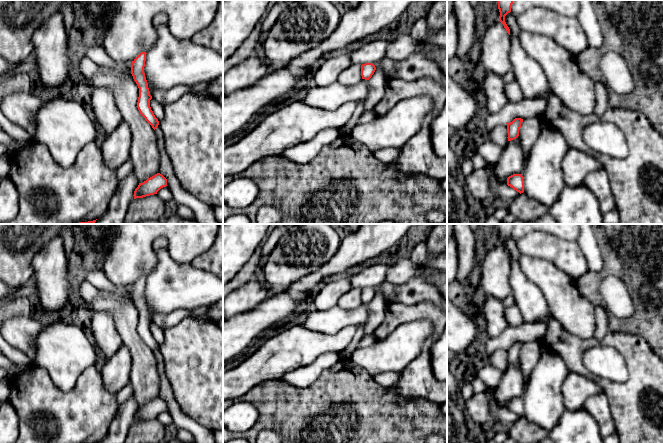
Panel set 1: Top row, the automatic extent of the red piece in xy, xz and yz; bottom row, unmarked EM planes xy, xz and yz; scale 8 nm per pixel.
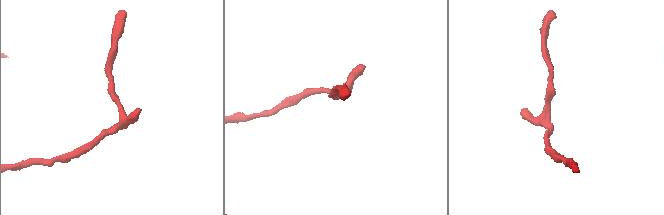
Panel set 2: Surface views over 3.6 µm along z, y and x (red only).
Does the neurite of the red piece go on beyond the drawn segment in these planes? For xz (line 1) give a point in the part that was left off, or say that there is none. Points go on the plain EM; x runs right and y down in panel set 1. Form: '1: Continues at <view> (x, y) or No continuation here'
1: No continuation here

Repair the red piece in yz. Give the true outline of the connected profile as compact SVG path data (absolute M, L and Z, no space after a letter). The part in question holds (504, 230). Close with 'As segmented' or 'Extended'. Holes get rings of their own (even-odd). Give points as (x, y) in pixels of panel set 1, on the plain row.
M498 224L498 233L500 236L499 245L503 248L507 257L510 259L510 253L505 246L505 240L511 236L511 231L514 224Z. As segmented

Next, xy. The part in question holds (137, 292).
M141 276L132 285L131 298L139 312L139 321L138 321L138 326L137 326L137 332L140 336L140 338L145 342L145 344L155 354L159 349L159 345L155 341L155 339L150 331L150 324L152 323L152 320L150 319L148 307L147 307L145 297L144 297L146 278L147 278L146 276Z. As segmented

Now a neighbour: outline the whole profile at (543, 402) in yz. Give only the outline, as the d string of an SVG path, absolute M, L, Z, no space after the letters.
M548 351L539 358L522 397L527 421L548 433L554 429L566 409L562 386L568 374L567 364L559 354Z

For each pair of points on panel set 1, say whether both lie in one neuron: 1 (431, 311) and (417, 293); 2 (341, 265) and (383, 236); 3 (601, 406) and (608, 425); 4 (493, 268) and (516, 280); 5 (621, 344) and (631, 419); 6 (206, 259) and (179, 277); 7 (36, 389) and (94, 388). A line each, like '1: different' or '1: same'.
1: different
2: same
3: same
4: different
5: same
6: different
7: same

